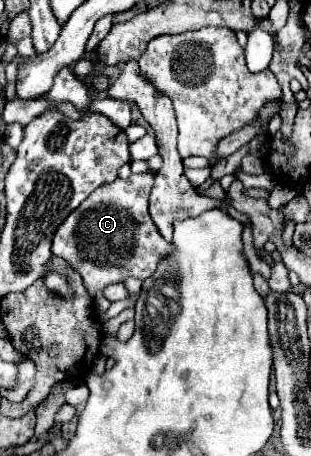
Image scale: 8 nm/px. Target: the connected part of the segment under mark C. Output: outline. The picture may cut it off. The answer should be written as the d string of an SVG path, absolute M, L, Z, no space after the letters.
M150 172L102 184L56 230L52 240L54 256L64 258L72 268L76 268L76 272L80 272L90 296L102 296L108 284L118 284L126 278L150 278L160 258L172 252L172 244L160 236L148 212L152 184L154 176Z

